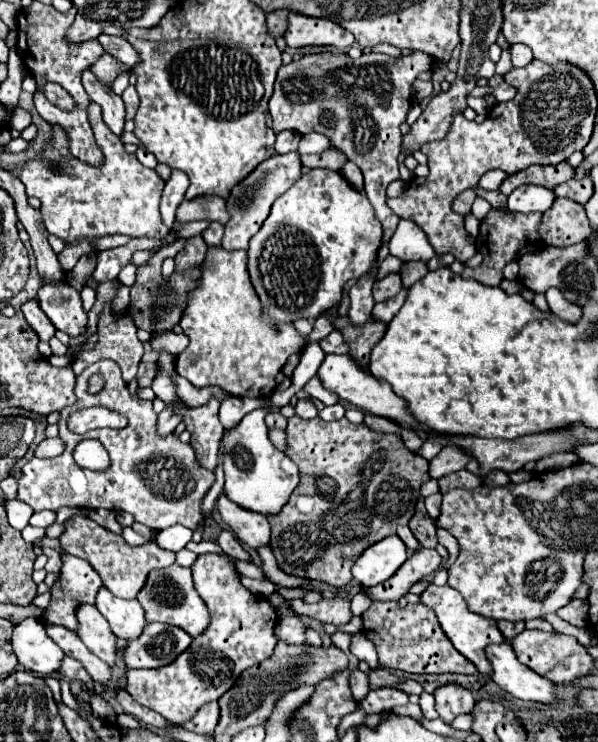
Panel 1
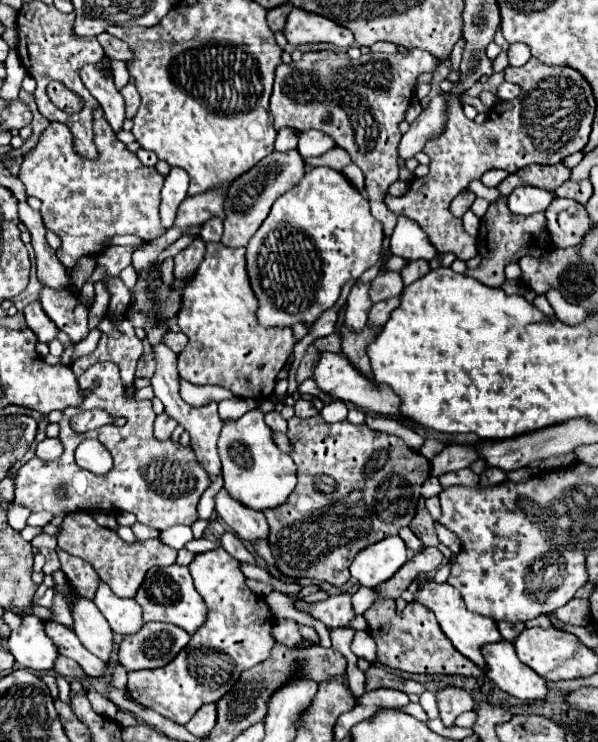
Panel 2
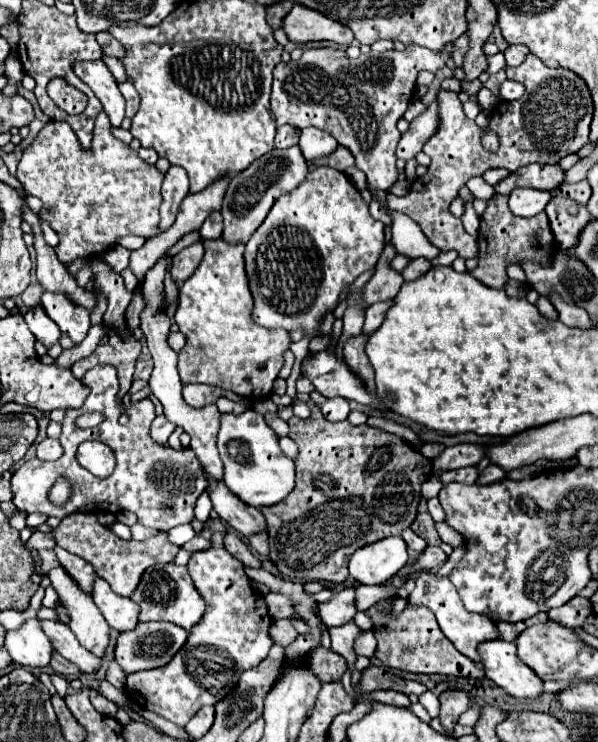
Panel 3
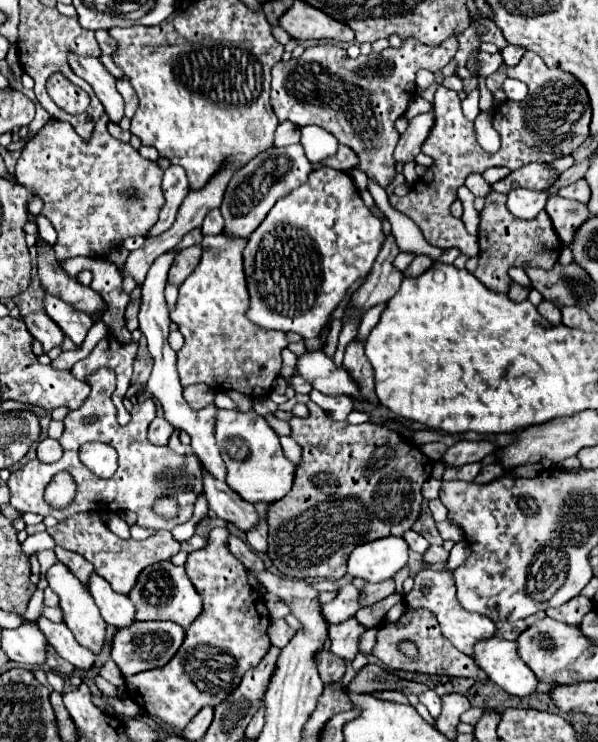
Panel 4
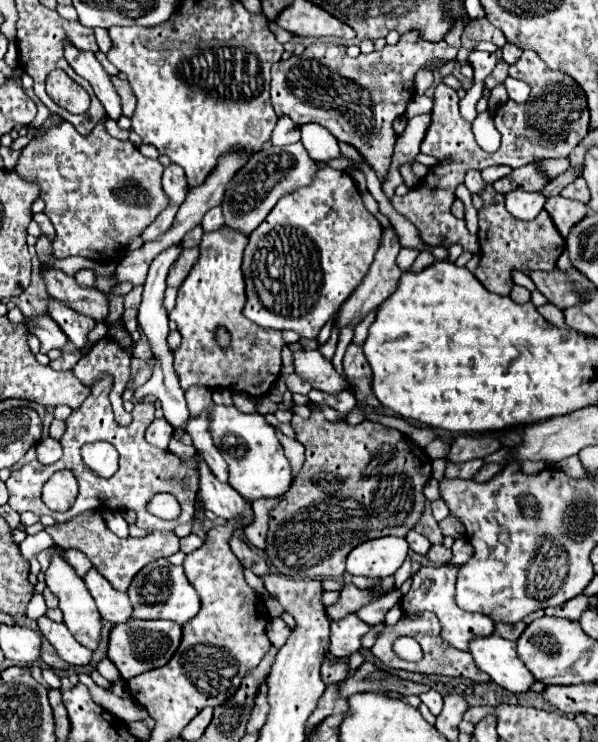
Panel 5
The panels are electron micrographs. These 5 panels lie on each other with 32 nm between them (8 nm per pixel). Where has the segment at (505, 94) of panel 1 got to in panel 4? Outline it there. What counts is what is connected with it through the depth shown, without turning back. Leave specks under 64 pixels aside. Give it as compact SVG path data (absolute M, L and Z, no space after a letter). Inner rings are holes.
M506 78L504 84L502 84L508 100L514 100L514 102L520 102L528 96L528 86L520 80L514 80L514 78Z

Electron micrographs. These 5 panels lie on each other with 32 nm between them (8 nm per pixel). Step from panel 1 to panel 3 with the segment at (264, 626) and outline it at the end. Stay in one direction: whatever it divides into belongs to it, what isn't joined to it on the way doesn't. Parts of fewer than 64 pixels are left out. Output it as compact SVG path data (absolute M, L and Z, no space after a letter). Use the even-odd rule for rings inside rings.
M212 532L212 546L208 550L194 552L188 562L188 574L206 602L204 620L188 632L184 648L162 668L134 672L126 678L126 690L130 698L158 716L186 726L188 720L206 704L218 704L232 688L236 688L240 674L260 664L272 640L268 628L272 618L268 614L264 598L250 586L250 578L244 576L244 566L224 548L226 532Z

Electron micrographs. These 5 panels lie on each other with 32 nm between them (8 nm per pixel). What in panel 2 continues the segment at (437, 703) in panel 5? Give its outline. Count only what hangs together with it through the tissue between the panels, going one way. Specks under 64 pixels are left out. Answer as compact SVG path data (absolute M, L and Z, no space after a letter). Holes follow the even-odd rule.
M424 692L424 694L420 696L420 704L422 704L422 708L426 710L428 718L438 718L438 708L436 708L436 696L434 696L432 692Z

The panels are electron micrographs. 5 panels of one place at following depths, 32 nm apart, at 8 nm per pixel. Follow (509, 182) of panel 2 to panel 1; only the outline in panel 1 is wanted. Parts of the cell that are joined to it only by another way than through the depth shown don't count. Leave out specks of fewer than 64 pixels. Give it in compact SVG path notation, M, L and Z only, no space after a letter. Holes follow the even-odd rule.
M560 162L556 166L530 166L524 172L516 172L512 176L508 176L502 186L500 192L504 196L508 196L514 188L518 188L520 184L538 184L544 186L548 190L556 188L558 184L570 180L574 174L574 168L568 162Z

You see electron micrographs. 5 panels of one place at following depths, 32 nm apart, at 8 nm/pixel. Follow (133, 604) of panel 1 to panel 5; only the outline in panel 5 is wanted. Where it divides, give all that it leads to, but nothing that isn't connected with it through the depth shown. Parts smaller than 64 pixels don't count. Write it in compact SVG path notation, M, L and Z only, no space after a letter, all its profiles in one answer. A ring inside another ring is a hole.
M90 568L84 574L84 584L92 594L92 598L96 600L96 606L102 618L106 618L112 624L120 624L132 616L132 604L126 592L116 592L112 584L108 584L108 580L104 580L96 572L96 568Z

